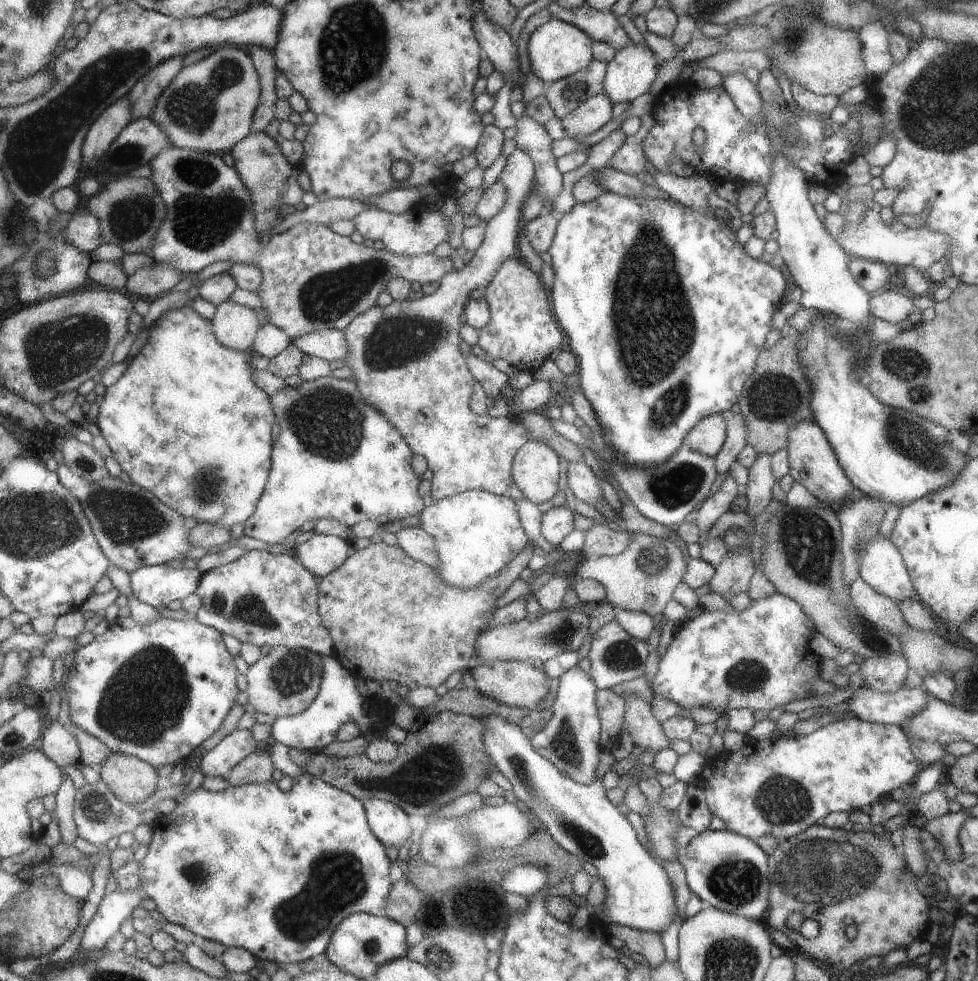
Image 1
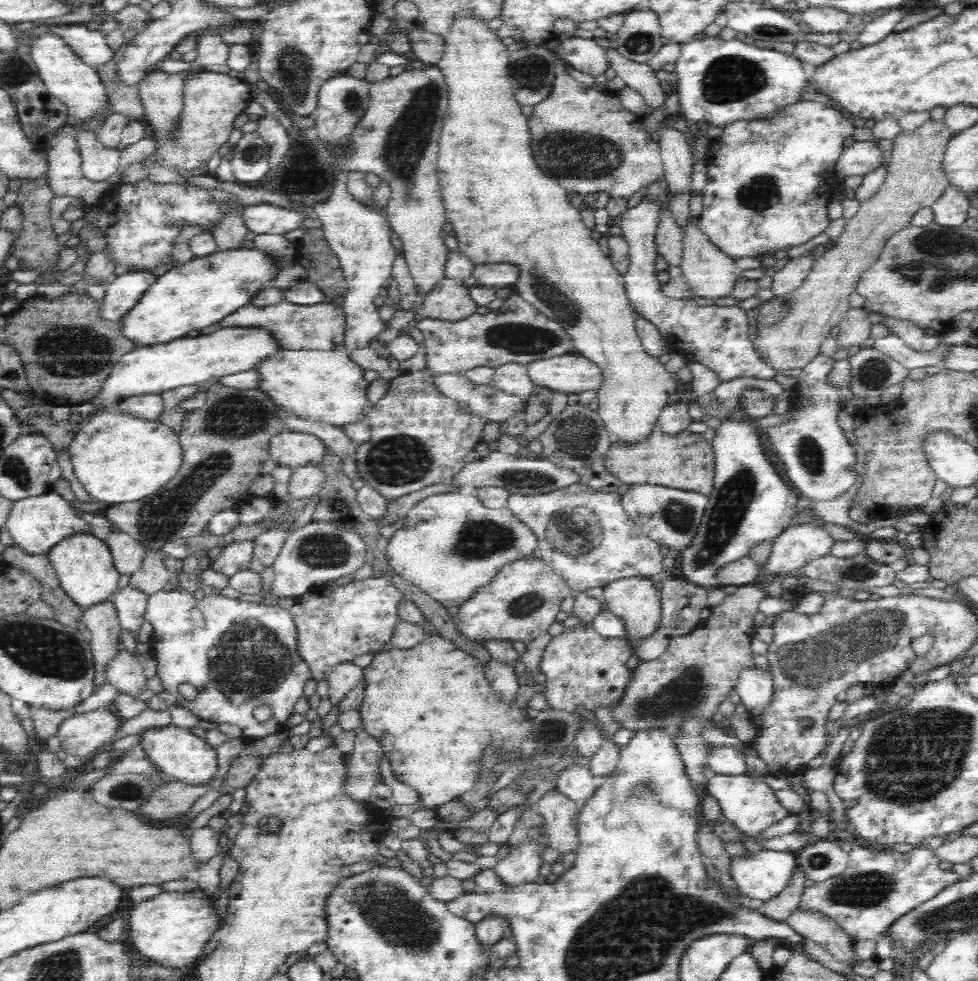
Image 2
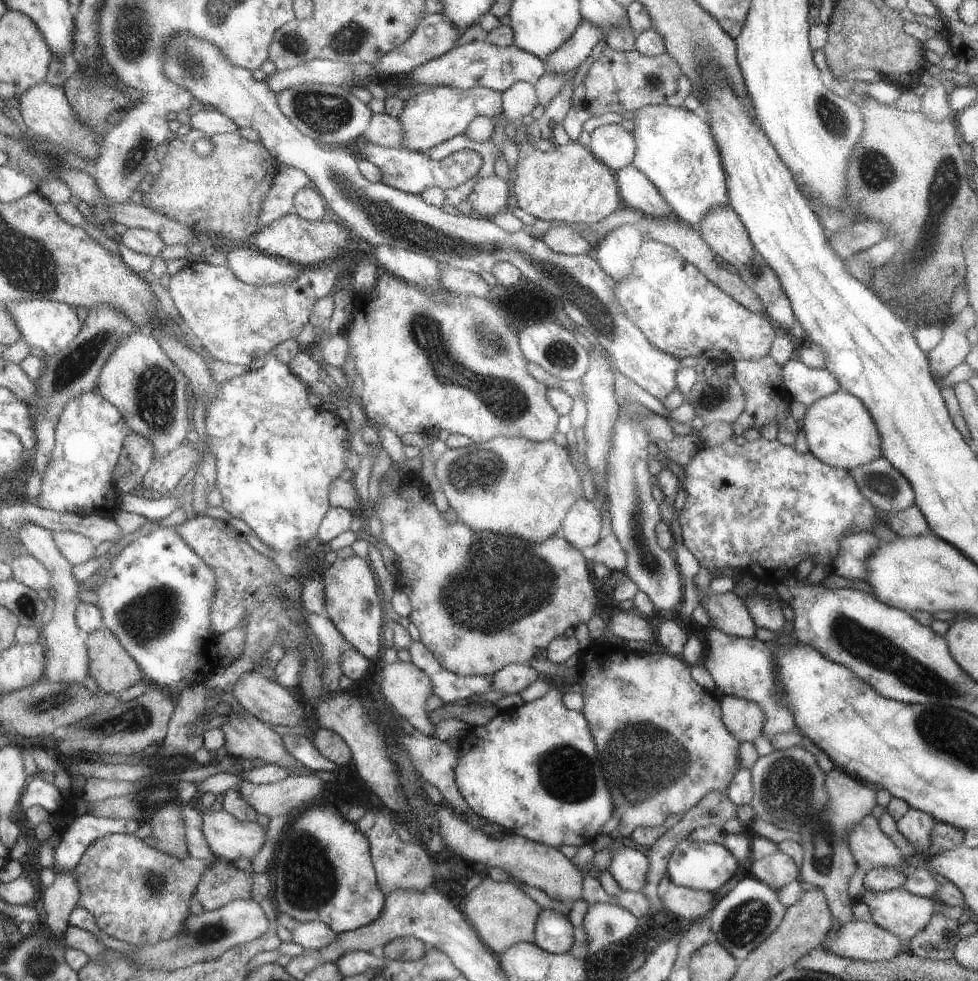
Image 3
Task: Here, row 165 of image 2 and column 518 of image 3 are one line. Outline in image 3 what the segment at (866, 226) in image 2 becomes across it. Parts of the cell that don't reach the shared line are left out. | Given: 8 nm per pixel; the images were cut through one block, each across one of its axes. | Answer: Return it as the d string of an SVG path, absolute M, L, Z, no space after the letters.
M483 876L464 899L466 922L474 928L479 942L493 955L503 954L515 943L533 942L535 920L540 907L523 893L516 882L496 882L488 876Z

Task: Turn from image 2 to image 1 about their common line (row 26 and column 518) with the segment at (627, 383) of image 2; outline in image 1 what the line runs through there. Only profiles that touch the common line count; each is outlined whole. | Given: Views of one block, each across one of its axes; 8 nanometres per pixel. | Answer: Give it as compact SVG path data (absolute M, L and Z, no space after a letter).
M528 440L519 451L512 462L512 480L513 485L521 494L525 501L536 505L550 501L559 484L559 456L547 444L537 442L537 440Z

